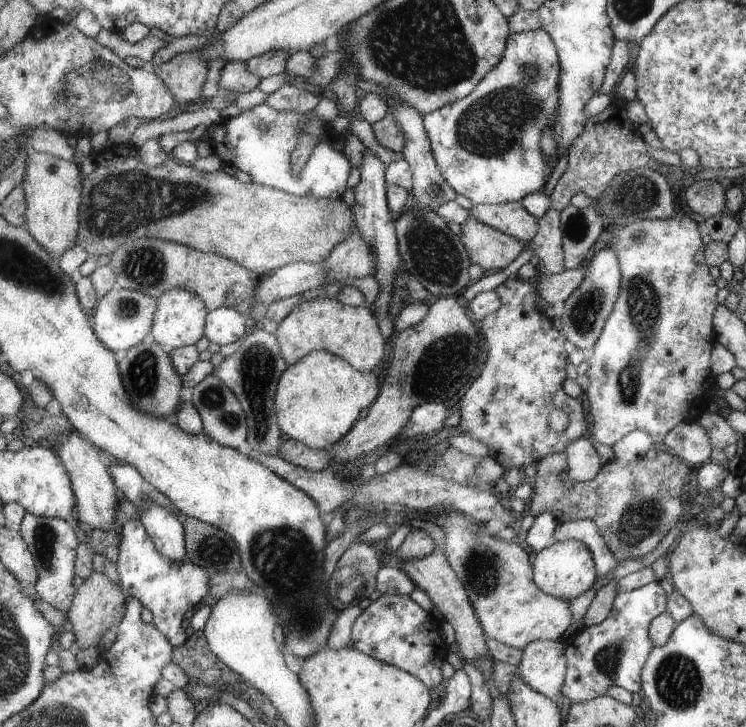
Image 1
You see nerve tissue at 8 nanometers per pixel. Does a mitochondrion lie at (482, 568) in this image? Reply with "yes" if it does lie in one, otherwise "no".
yes

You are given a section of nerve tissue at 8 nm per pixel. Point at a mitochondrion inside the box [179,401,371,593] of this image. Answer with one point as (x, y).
(215, 550)

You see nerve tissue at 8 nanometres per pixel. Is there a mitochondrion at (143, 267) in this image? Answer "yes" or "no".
yes

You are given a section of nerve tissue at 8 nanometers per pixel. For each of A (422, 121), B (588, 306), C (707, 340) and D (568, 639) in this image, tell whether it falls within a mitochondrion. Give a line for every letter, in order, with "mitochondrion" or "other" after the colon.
A: other
B: mitochondrion
C: other
D: other

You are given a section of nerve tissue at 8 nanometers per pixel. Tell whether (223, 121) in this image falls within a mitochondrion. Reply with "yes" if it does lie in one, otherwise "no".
no

